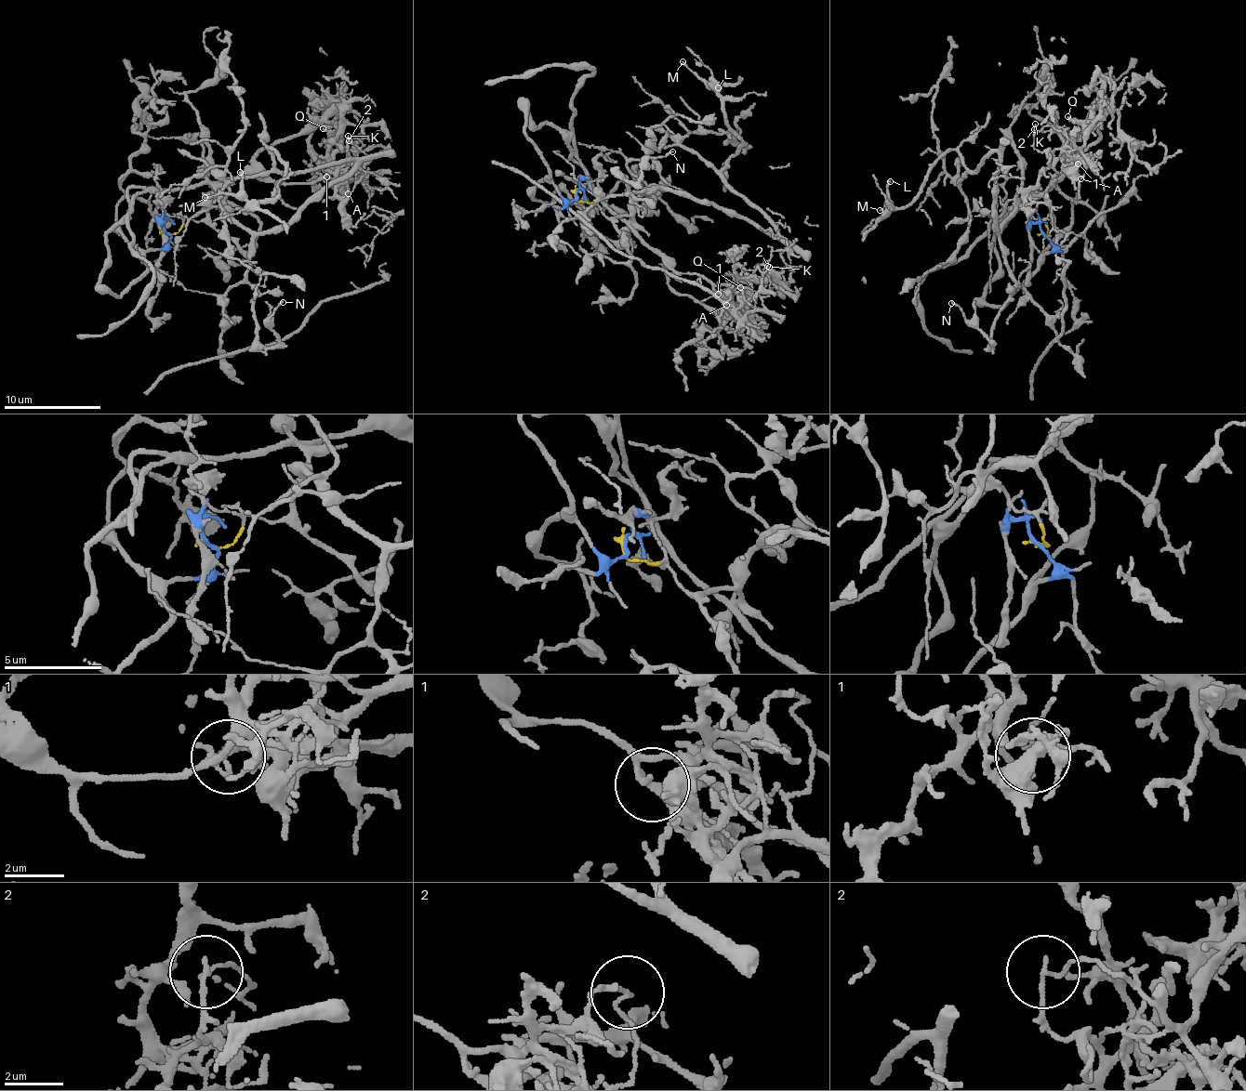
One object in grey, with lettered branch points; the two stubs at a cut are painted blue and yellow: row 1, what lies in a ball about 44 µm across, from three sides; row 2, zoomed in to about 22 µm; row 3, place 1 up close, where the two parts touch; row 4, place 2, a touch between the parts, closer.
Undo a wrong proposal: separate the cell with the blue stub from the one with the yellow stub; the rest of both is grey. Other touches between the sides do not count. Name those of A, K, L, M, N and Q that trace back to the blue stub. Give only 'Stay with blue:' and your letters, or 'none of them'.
Stay with blue: A, K, Q

